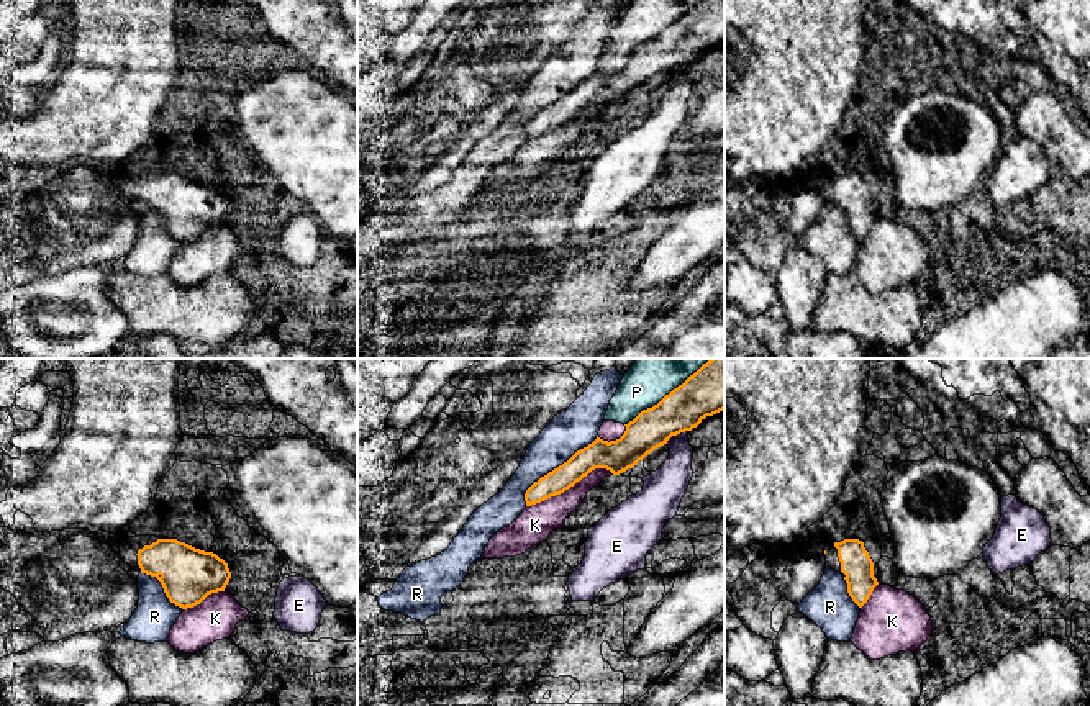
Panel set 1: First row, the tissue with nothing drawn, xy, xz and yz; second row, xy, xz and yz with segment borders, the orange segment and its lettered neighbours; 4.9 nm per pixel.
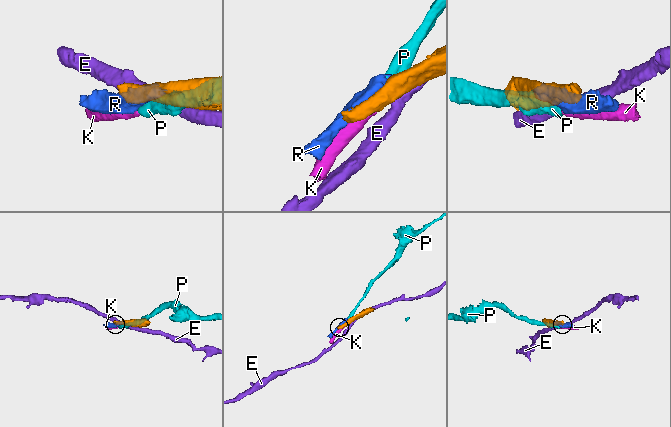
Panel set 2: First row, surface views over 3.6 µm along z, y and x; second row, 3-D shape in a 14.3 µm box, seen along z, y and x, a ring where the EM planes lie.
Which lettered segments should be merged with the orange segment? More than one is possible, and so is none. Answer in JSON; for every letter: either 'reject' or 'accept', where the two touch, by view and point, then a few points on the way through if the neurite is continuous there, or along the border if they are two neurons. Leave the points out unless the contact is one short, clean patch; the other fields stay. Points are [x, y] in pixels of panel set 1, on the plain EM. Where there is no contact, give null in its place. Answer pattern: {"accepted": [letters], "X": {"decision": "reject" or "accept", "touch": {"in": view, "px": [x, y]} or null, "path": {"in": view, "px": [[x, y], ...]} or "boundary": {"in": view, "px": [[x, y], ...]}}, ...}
{"accepted": [], "E": {"decision": "reject", "touch": {"in": "xz", "px": [677, 66]}}, "K": {"decision": "reject", "touch": {"in": "xz", "px": [569, 120]}}, "P": {"decision": "reject", "touch": {"in": "xz", "px": [664, 30]}}, "R": {"decision": "reject", "touch": {"in": "xz", "px": [554, 102]}}}

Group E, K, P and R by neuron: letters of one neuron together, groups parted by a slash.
E / K P / R

